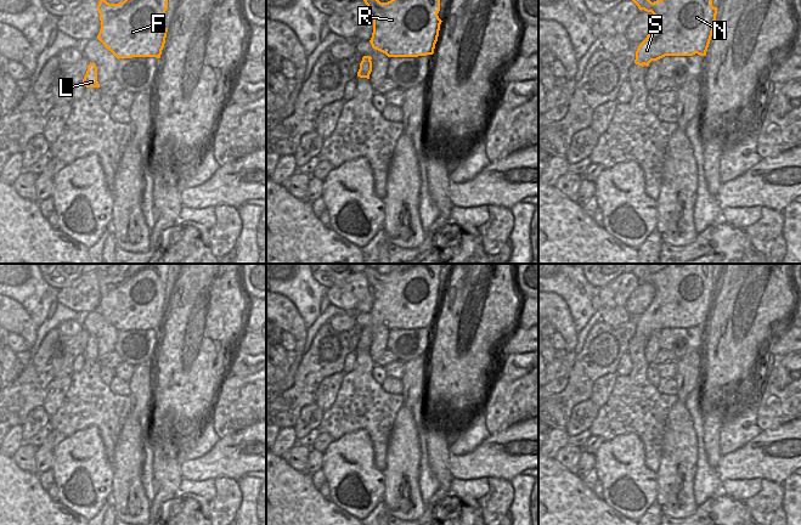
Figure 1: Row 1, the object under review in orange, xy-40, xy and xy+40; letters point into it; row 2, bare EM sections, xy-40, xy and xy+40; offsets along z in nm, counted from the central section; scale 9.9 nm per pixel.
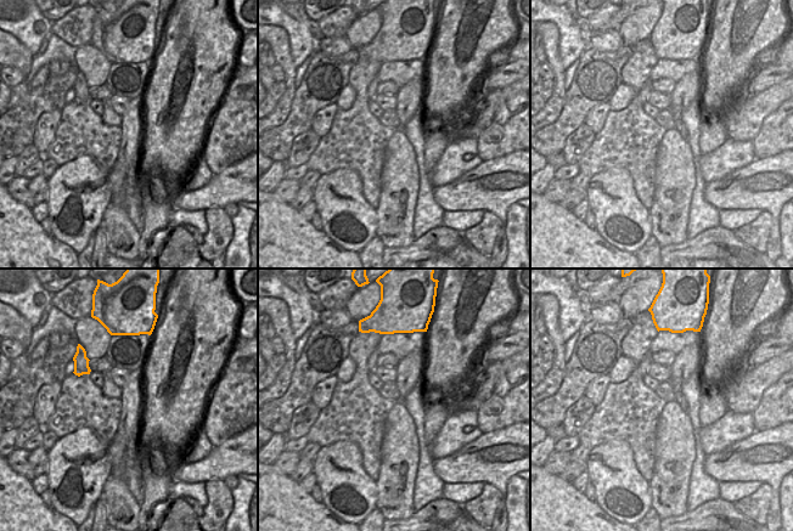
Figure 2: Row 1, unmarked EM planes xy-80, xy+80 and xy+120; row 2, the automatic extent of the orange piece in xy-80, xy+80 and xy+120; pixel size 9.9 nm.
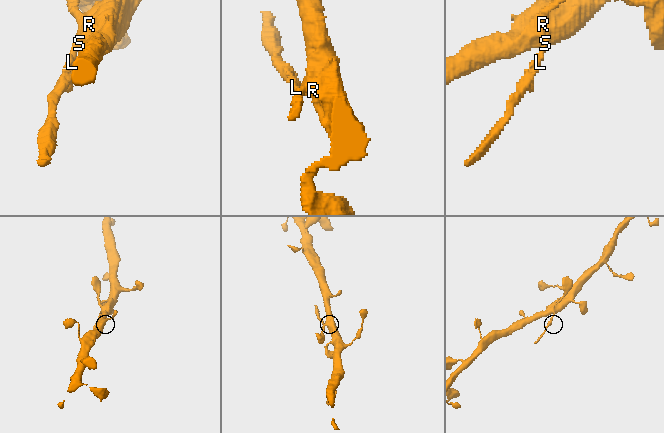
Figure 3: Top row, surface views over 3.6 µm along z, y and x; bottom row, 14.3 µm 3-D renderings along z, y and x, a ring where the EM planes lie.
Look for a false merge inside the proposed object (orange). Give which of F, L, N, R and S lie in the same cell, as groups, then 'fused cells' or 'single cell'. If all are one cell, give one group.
F N R S / L; fused cells

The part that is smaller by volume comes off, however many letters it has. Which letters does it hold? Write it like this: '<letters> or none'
L

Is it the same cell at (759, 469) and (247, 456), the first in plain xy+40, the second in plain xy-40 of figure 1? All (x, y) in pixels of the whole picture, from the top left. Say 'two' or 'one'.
one

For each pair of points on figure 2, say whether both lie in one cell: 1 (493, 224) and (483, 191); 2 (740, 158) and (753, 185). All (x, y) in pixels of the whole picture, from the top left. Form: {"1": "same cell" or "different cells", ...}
{"1": "different cells", "2": "different cells"}

